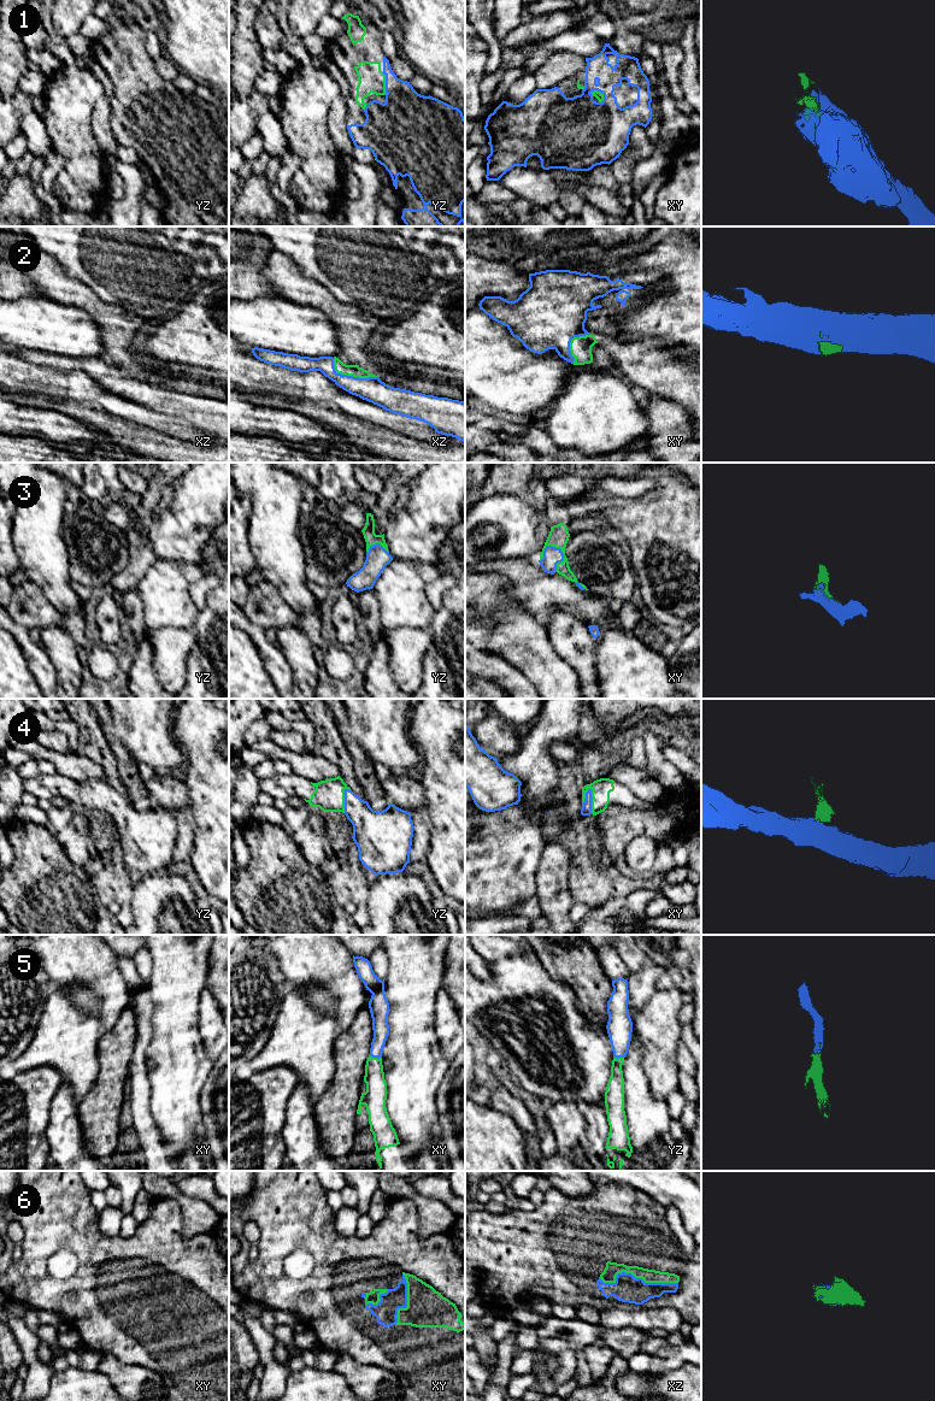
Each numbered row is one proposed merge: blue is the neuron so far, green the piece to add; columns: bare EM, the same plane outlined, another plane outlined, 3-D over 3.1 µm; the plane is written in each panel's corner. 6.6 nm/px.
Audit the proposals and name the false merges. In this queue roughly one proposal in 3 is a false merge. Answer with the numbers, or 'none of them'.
none of them

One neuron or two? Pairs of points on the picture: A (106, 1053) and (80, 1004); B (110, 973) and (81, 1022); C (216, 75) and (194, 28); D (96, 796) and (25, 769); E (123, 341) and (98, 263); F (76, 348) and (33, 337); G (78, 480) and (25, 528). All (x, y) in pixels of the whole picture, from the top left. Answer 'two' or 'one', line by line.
A: two
B: two
C: one
D: two
E: two
F: one
G: two

